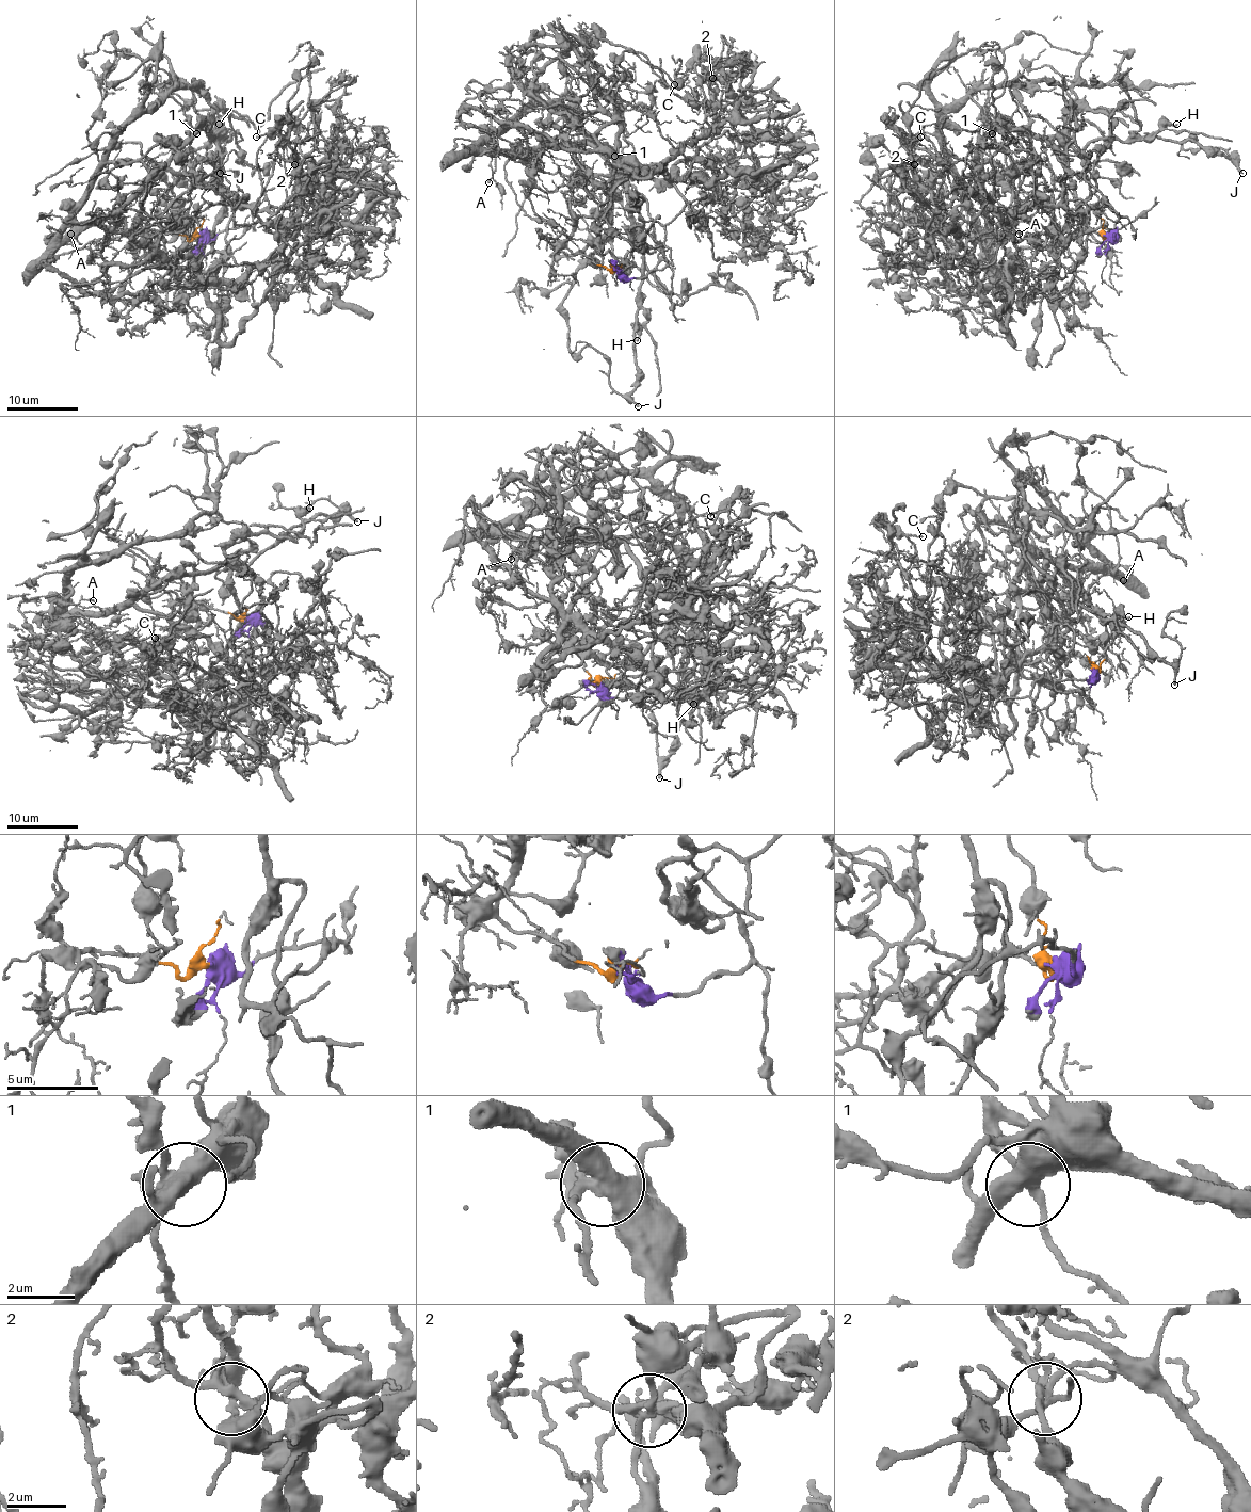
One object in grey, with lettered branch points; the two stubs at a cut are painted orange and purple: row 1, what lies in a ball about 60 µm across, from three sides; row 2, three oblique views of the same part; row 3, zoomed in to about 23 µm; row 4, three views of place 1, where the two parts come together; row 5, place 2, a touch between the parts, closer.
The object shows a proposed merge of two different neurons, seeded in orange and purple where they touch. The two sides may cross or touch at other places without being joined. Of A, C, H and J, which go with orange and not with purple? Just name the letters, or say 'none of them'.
C

